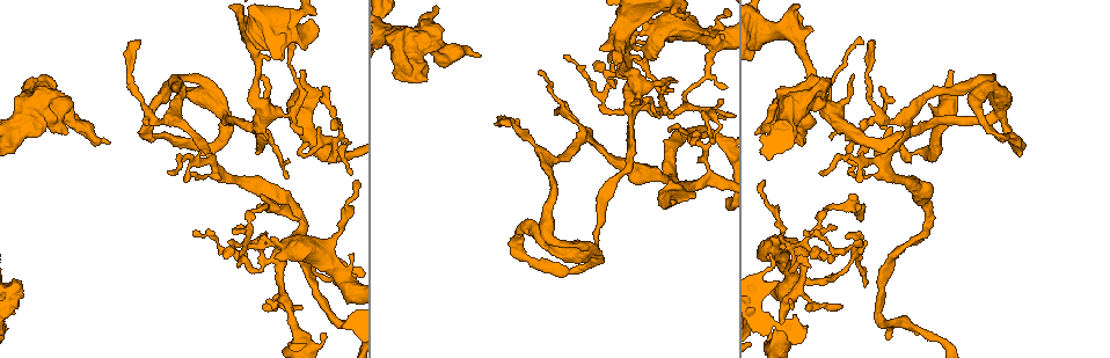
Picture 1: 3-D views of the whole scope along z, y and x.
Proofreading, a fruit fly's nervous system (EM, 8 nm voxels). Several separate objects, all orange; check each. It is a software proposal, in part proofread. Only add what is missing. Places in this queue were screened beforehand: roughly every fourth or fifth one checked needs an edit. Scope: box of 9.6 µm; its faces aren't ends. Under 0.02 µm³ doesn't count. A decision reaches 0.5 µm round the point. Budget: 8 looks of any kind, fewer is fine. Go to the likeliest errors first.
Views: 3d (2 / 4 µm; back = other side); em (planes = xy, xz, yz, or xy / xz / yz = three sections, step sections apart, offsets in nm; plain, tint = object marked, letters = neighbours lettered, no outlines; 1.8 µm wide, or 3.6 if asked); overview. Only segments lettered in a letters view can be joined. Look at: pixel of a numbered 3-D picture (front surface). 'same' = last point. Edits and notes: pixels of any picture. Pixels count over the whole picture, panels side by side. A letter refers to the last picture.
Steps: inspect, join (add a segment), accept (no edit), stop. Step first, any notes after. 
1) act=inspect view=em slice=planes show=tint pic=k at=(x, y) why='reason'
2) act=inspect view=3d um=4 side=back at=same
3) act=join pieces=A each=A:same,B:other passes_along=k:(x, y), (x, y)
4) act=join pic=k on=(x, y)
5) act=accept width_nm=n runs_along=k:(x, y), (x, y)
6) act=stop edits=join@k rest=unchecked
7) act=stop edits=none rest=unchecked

act=inspect view=3d um=4 pic=1 at=(804, 144) why='an open end'

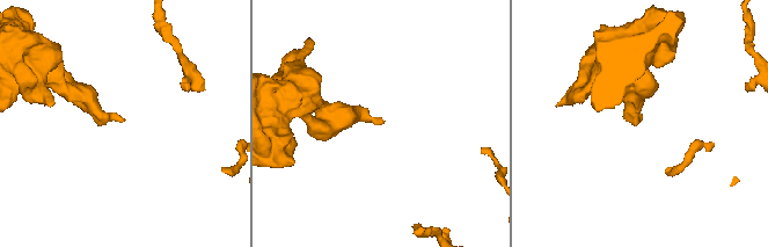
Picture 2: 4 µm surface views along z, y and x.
act=inspect view=em slice=planes show=letters pic=2 at=(384, 121)

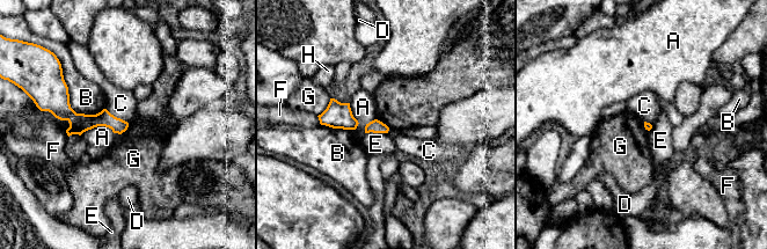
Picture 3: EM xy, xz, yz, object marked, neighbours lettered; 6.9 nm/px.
act=accept each=A:other,B:other,C:other,D:other,E:other,F:other,G:other,H:other runs_along=3:(58, 114), (124, 126) found='none of them fits'

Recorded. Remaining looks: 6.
act=inspect view=3d um=2 pic=1 at=(701, 112) why='branch stops here'

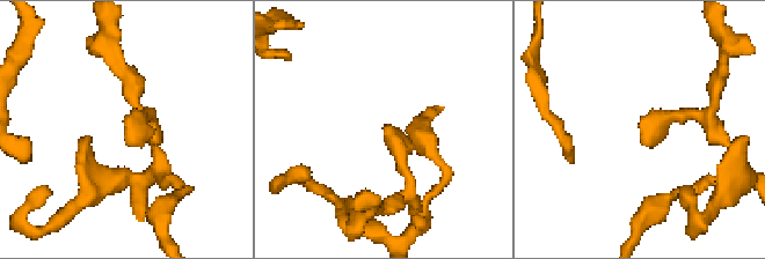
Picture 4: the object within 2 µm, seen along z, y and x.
act=inspect view=em slice=planes show=plain pic=4 at=(131, 145) why='need the tissue'

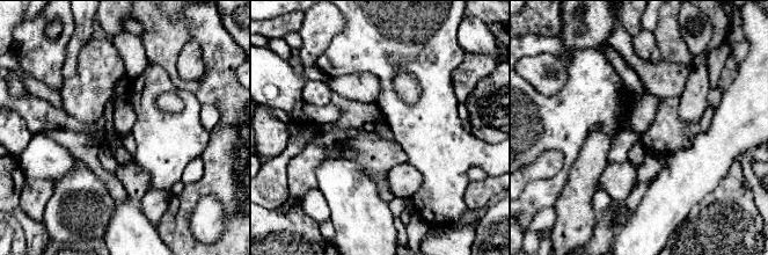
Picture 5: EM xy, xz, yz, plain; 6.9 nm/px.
act=inspect view=em slice=planes show=letters at=same

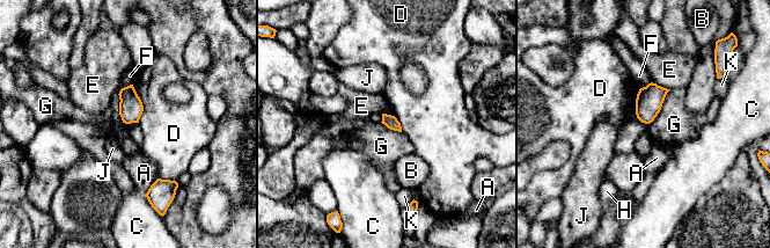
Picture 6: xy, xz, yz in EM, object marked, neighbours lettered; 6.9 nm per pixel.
act=accept longest_contact=G:300nm each=A:other,B:other,C:other,D:other,E:other,F:other,G:other,H:other,J:other,K:other border=6:(670, 89), (660, 111), (647, 124) found='none of them fits'

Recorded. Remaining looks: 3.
act=inspect view=3d um=2 pic=1 at=(810, 28) why='thick end'

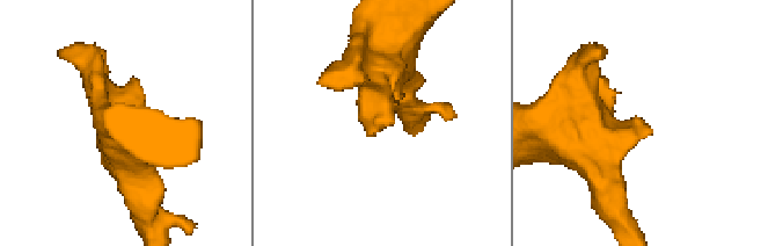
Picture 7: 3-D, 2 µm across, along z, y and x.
act=inspect view=em slice=planes show=plain pic=7 at=(651, 131) why='need the tissue'

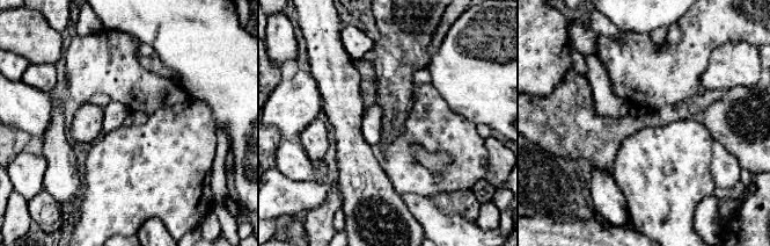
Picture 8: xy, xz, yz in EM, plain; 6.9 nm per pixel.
act=inspect view=em slice=planes show=letters at=same why='see the neighbours'

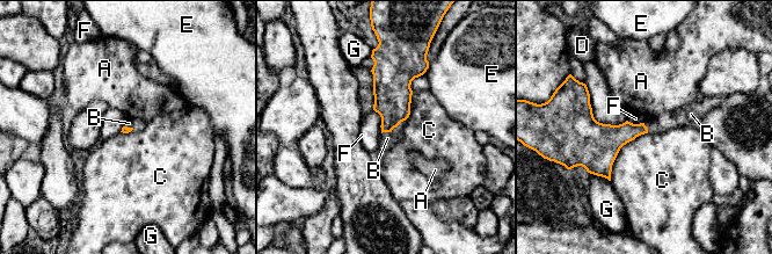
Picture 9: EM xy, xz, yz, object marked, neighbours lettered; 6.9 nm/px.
act=join pieces=B each=A:other,B:same,C:other,D:other,E:other,F:other,G:other passes_along=9:(392, 96), (386, 131), (387, 138) found='the neuron continues'

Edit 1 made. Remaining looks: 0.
act=stop edits=join@9 rest=unchecked

